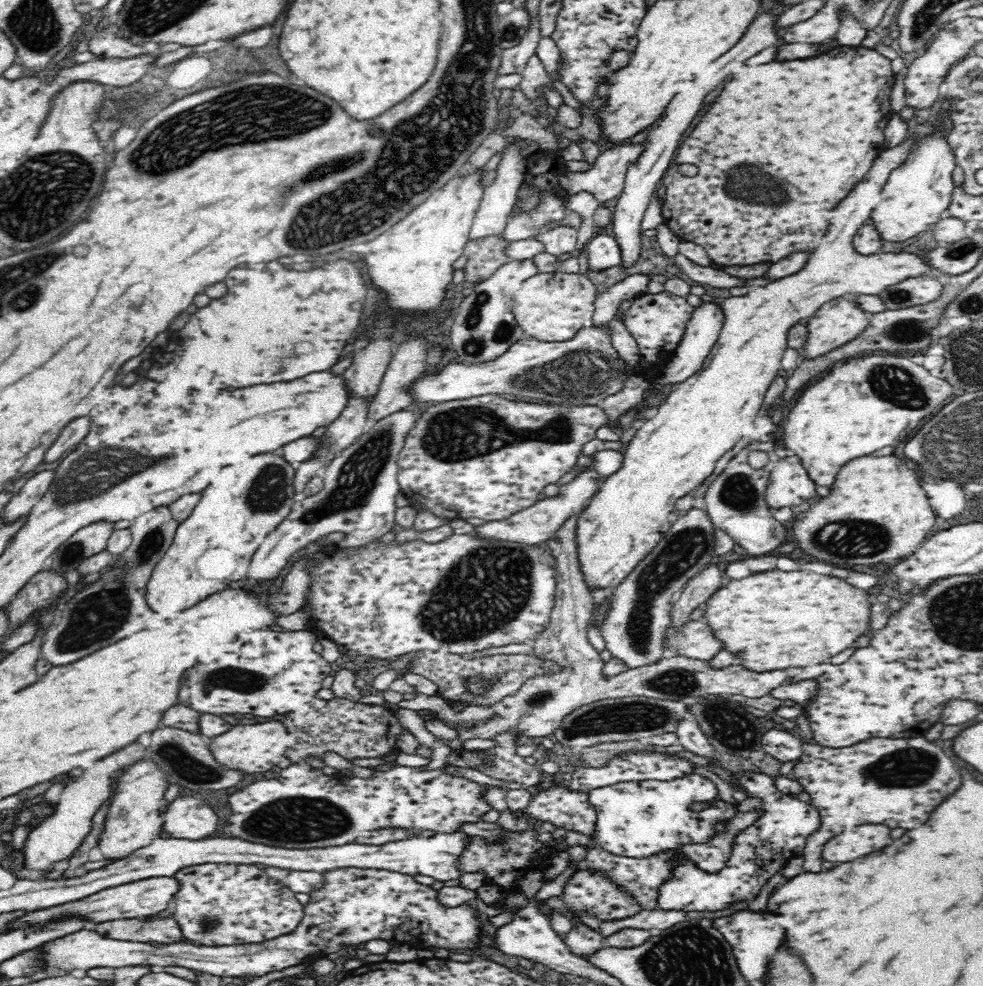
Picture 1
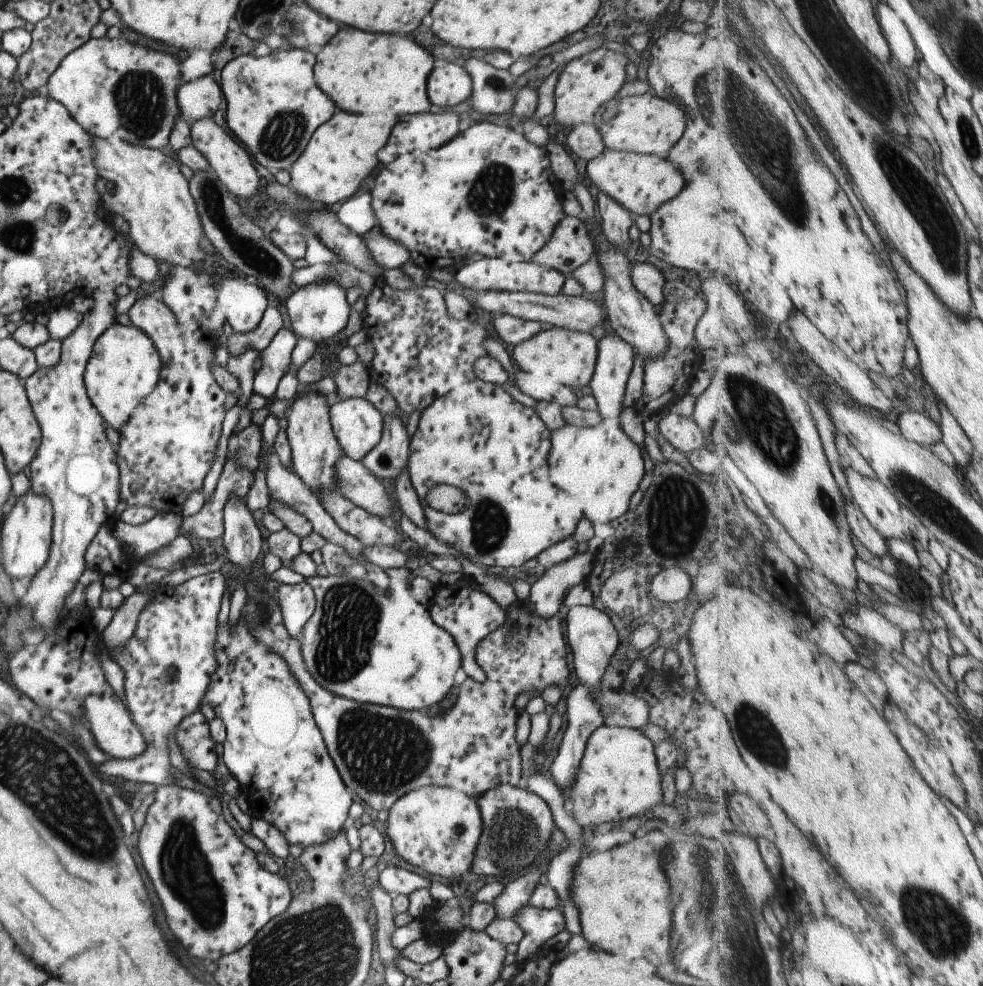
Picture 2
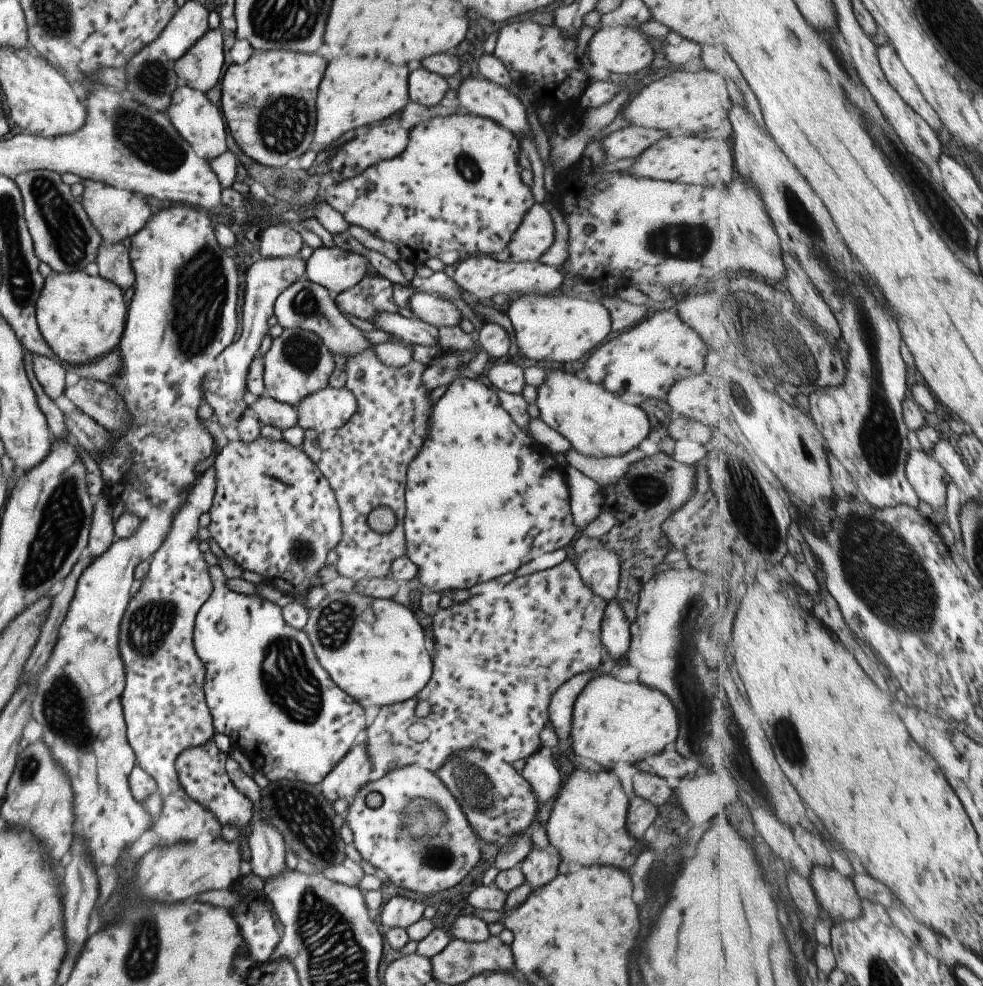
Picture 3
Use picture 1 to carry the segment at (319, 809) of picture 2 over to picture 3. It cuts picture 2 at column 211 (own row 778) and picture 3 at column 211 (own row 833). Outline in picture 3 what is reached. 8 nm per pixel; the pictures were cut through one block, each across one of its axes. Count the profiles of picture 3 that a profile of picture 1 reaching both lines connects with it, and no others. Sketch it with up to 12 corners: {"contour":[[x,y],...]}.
{"contour":[[211,594],[192,645],[214,732],[319,788],[365,716],[280,607]]}

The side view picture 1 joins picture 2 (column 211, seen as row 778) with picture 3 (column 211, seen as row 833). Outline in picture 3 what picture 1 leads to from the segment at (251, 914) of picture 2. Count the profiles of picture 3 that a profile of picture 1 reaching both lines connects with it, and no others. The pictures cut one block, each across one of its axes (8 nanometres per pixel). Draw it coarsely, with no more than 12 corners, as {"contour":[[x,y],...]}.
{"contour":[[197,478],[119,620],[135,765],[161,796],[157,846],[205,844],[215,816],[174,760],[214,735],[192,645],[211,594]]}

